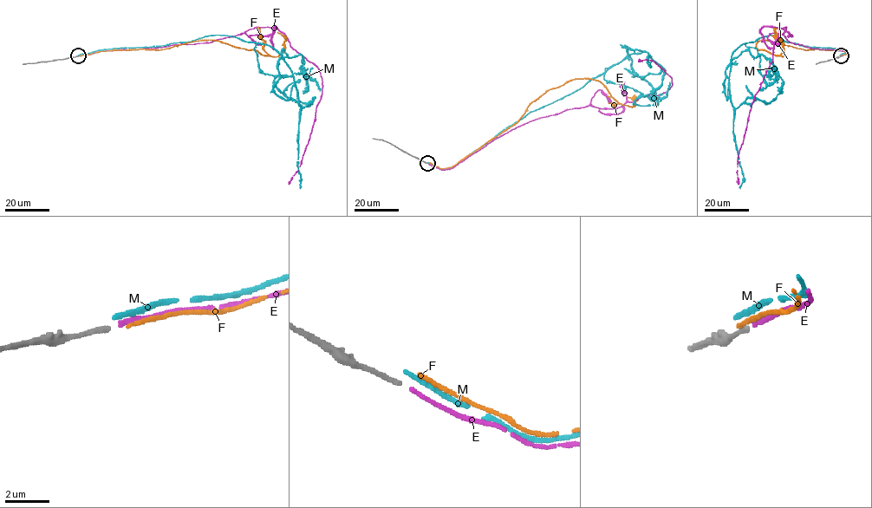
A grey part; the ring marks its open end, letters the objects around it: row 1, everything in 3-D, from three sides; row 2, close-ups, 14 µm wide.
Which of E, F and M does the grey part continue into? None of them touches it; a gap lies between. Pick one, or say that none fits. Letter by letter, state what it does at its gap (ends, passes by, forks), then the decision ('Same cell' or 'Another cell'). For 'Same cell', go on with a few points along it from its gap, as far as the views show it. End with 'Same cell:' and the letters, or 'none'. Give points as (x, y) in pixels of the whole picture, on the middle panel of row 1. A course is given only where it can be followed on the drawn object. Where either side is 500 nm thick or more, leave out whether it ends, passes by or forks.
E: It ends there. Same cell. Its course: (428, 164), (451, 169), (538, 118), (588, 106), (617, 108), (672, 86), (652, 60), (638, 61)
F: It ends there. Another cell
M: It ends there. Another cell
Same cell: E

